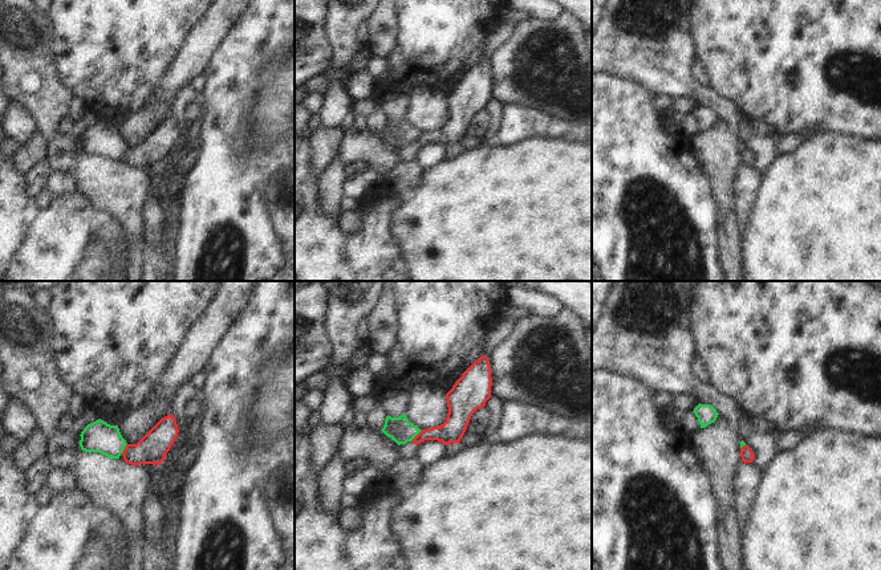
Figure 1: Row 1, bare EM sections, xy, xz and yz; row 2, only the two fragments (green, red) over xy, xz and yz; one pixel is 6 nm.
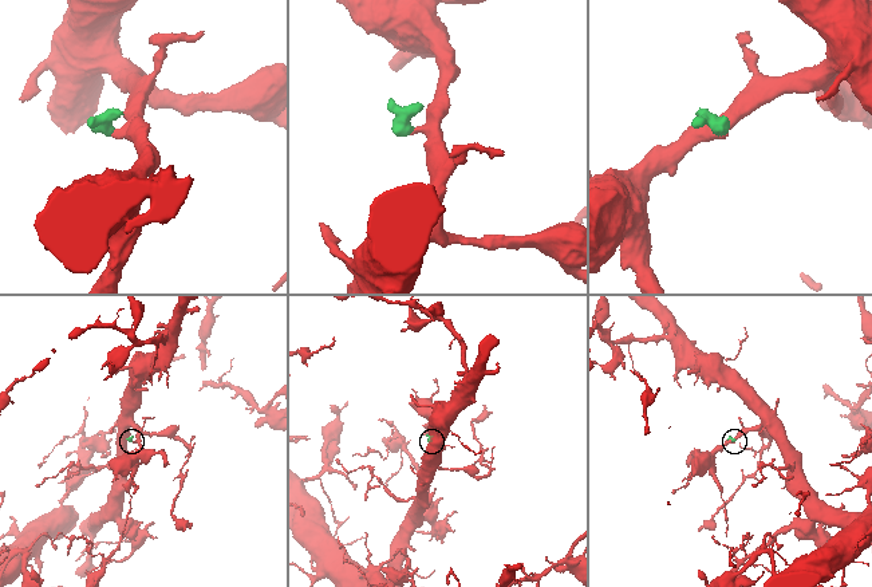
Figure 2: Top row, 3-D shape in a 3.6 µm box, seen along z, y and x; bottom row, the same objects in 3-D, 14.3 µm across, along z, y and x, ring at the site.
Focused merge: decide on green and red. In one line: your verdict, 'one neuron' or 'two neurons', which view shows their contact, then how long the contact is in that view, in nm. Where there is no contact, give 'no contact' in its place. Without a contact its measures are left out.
two neurons | xz | 100 nm

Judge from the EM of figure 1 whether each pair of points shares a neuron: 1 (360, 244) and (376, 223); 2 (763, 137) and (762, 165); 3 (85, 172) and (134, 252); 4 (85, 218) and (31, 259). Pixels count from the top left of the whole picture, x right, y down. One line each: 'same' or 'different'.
1: same
2: same
3: same
4: same

